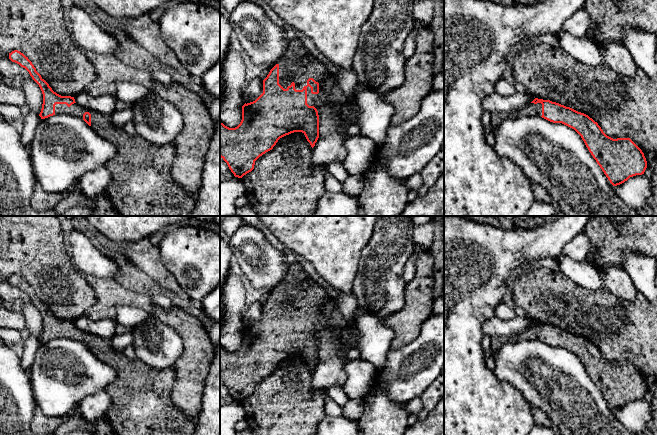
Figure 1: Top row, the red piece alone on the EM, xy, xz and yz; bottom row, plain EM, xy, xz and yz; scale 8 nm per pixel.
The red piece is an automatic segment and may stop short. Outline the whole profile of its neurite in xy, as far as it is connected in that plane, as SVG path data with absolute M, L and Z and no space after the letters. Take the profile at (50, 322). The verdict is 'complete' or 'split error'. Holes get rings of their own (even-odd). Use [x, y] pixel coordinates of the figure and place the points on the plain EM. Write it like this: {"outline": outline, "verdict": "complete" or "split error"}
{"outline": "M14 274L9 277L9 283L25 292L39 309L43 318L43 328L39 338L41 343L58 338L70 338L79 341L99 360L116 370L116 380L105 388L105 392L112 398L112 405L104 416L109 421L115 435L193 435L195 421L183 414L171 400L176 379L174 367L155 369L137 358L128 358L124 352L113 348L111 339L84 332L75 326L74 321L61 320L54 316L36 295L28 281L20 275Z", "verdict": "split error"}

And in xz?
{"outline": "M306 278L301 285L291 282L276 288L263 304L263 317L253 326L242 330L242 344L235 352L229 352L220 346L220 381L227 387L235 401L242 402L254 393L255 385L273 373L278 364L294 356L302 356L311 371L319 362L318 331L323 326L323 307L325 301L331 298L328 291L311 278Z", "verdict": "split error"}

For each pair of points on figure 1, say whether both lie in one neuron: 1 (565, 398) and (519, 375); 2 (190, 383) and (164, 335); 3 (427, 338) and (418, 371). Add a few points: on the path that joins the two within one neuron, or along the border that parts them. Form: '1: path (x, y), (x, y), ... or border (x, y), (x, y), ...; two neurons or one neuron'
1: path (554, 387), (544, 377), (530, 377); one neuron
2: border (180, 336), (183, 342), (183, 352), (173, 366); two neurons
3: path (427, 346), (427, 356), (420, 363); one neuron

